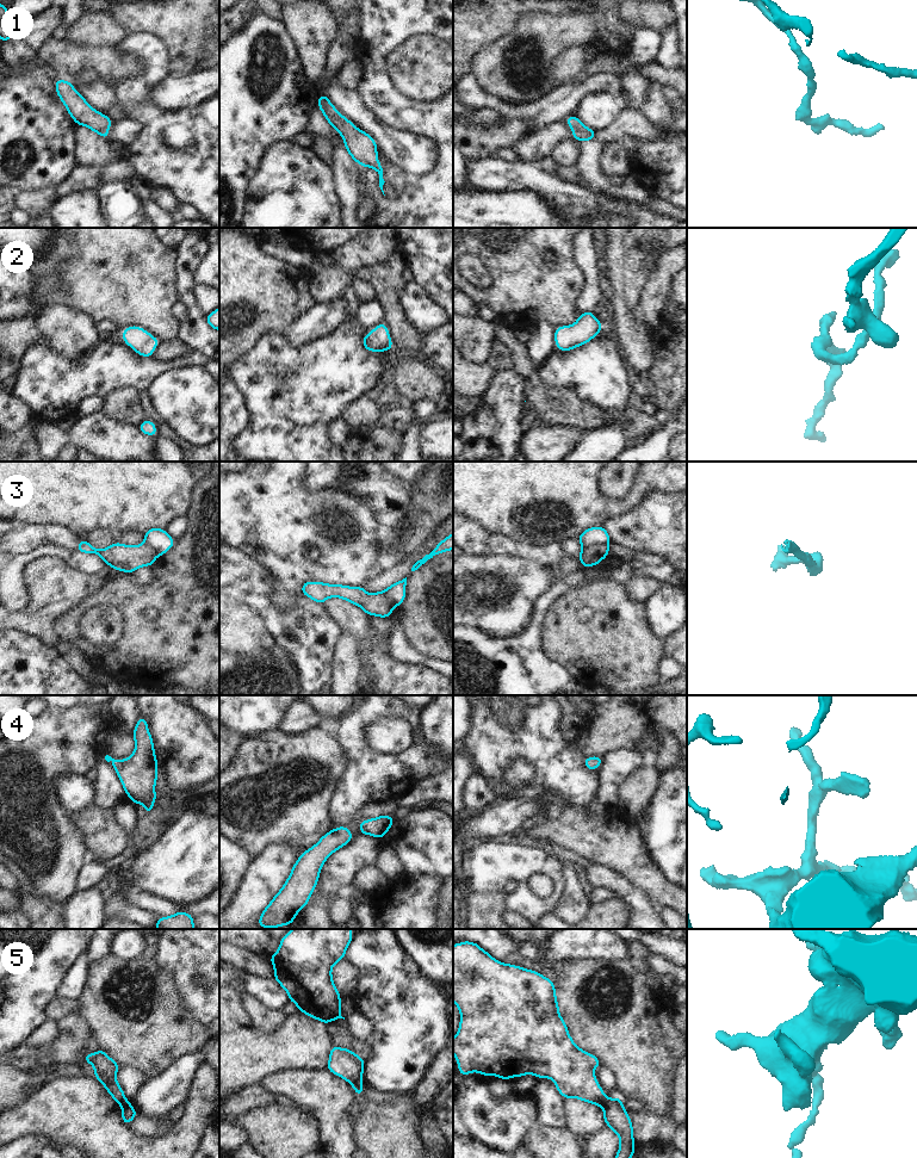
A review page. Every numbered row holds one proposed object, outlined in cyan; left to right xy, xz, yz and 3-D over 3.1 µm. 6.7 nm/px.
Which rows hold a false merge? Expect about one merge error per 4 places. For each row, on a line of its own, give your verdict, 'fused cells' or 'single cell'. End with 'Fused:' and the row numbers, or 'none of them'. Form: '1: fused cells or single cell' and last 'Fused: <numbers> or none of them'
1: single cell
2: single cell
3: fused cells
4: single cell
5: fused cells
Fused: 3, 5

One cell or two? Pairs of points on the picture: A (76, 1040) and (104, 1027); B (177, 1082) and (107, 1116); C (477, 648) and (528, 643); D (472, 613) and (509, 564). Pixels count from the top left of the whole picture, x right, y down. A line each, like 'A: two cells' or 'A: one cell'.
A: two cells
B: two cells
C: one cell
D: one cell

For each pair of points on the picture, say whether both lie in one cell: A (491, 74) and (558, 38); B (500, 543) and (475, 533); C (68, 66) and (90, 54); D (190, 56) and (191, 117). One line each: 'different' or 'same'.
A: same
B: same
C: same
D: different

